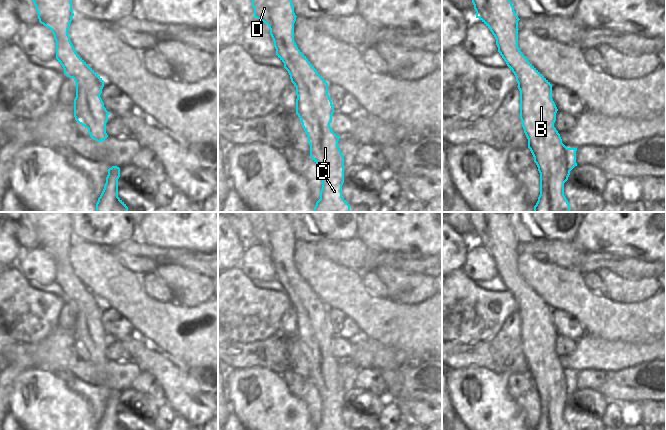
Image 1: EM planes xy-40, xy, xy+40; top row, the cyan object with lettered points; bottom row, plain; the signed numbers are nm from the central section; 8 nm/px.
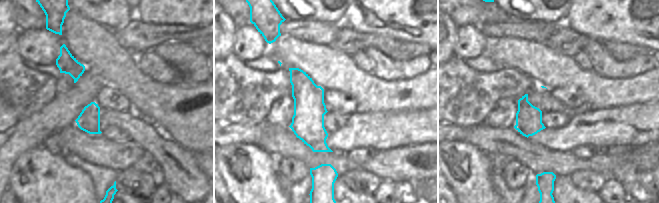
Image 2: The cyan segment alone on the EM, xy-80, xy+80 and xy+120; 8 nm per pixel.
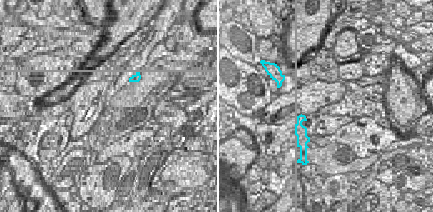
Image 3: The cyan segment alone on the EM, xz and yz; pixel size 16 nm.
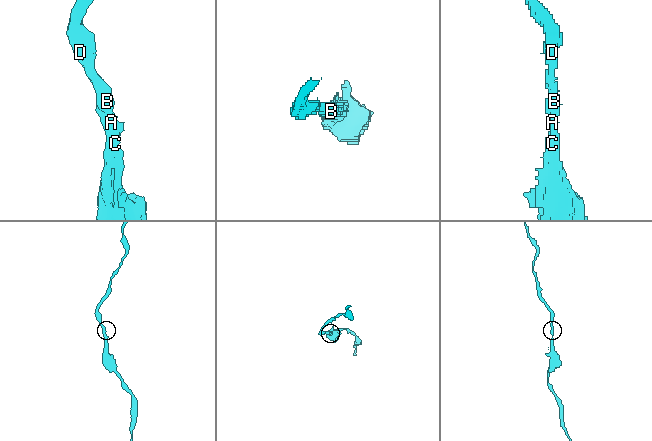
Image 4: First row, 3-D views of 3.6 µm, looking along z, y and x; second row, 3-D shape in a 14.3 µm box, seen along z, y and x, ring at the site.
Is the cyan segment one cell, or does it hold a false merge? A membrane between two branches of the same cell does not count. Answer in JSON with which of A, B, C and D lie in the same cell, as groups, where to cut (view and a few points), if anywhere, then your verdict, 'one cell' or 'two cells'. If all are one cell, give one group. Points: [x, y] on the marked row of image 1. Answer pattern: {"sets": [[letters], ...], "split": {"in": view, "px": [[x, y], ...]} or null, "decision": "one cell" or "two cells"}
{"sets": [["A", "B", "C", "D"]], "split": null, "decision": "one cell"}

